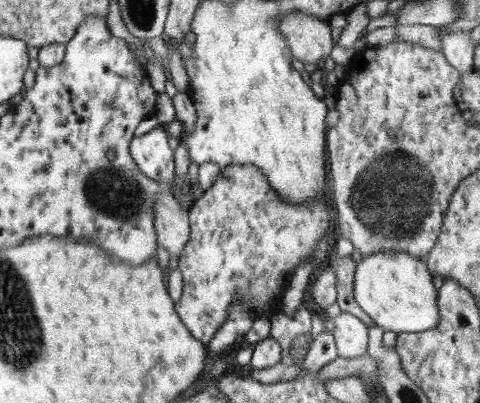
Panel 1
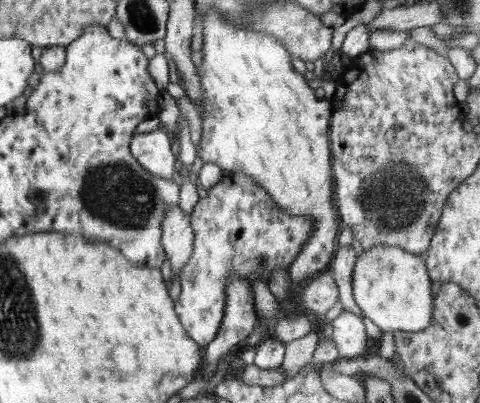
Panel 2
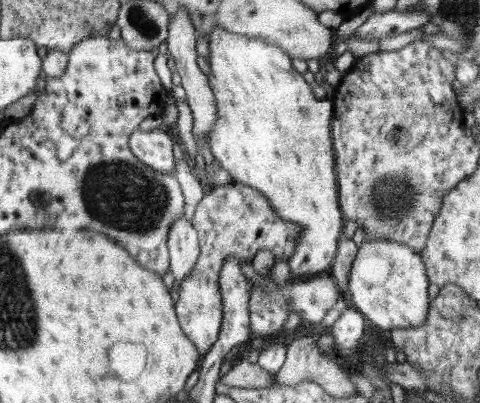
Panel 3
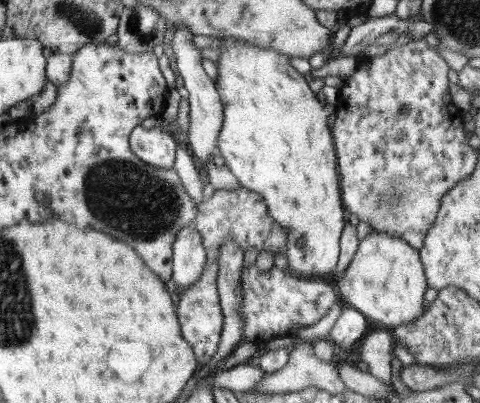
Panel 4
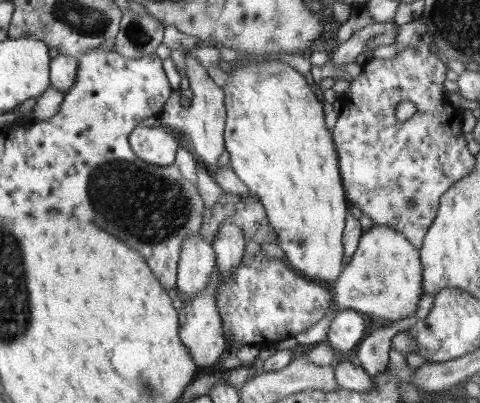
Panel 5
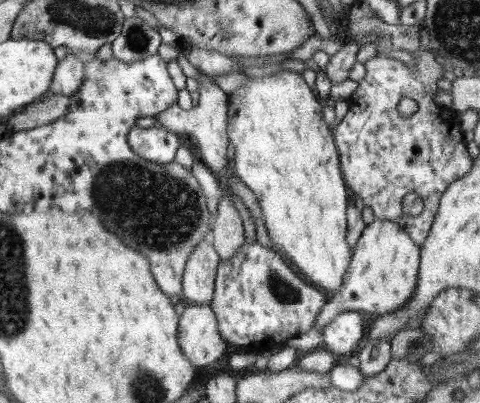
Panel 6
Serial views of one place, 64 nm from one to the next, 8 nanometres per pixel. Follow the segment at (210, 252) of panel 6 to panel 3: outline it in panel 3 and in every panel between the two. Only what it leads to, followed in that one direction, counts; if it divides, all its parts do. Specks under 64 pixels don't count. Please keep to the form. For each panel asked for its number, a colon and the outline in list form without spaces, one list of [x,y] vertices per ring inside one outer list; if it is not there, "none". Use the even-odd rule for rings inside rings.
3: [[[177,216],[169,226],[165,244],[169,250],[169,274],[173,276],[173,280],[183,282],[199,256],[197,230],[191,226],[187,218]]]
4: [[[185,224],[173,244],[171,244],[173,256],[171,256],[171,286],[179,286],[179,288],[187,288],[193,282],[197,282],[199,272],[205,264],[205,250],[201,244],[201,234]]]
5: [[[189,234],[181,242],[181,254],[175,266],[175,288],[187,296],[199,294],[215,264],[213,248],[199,234]]]

